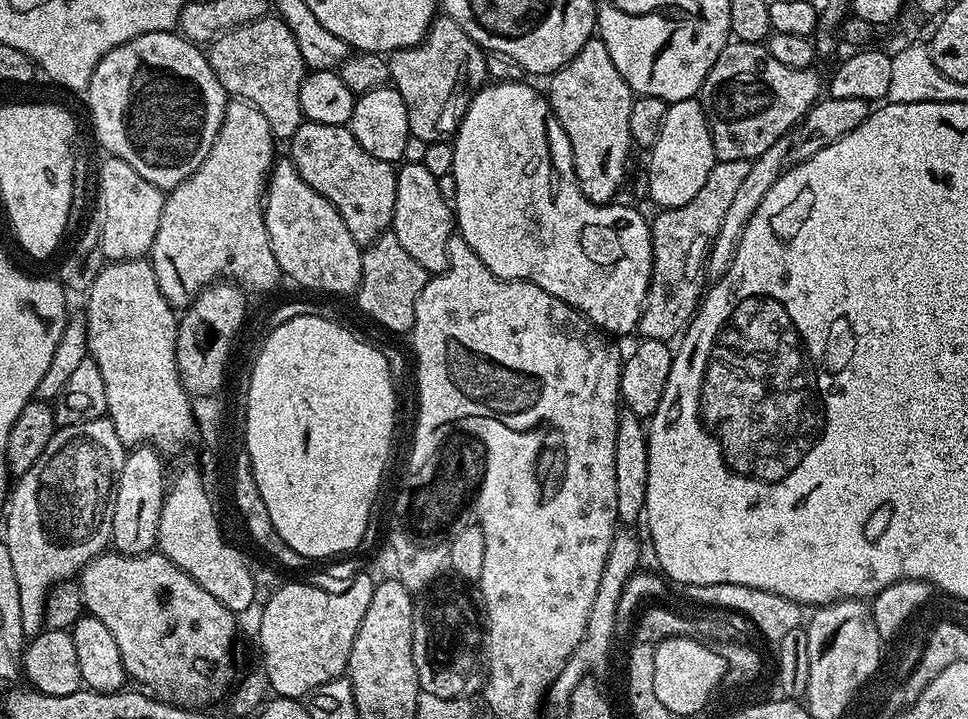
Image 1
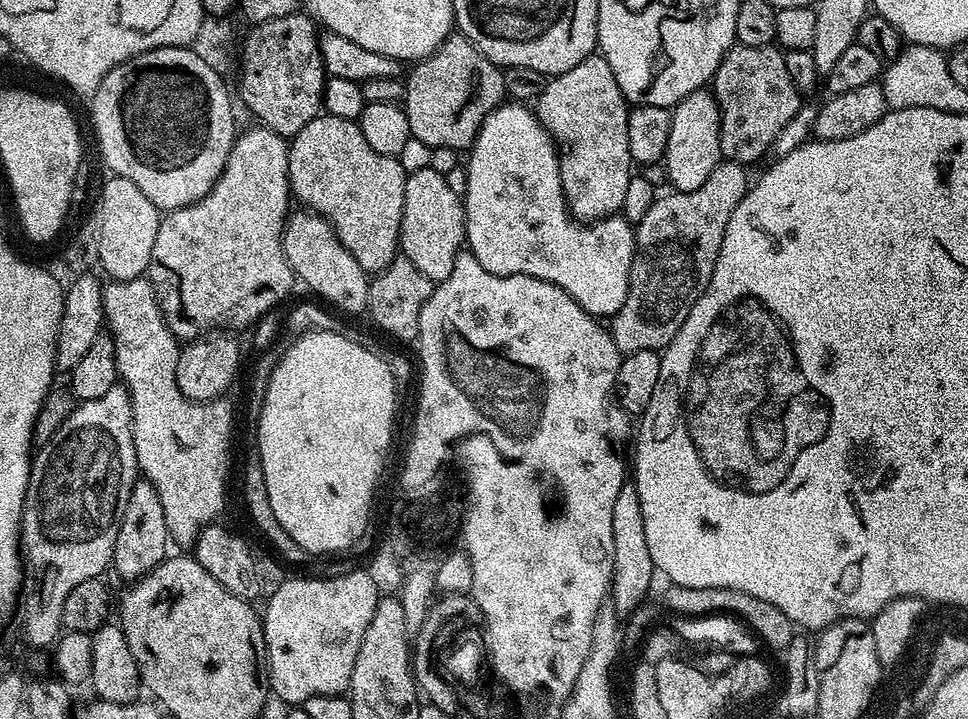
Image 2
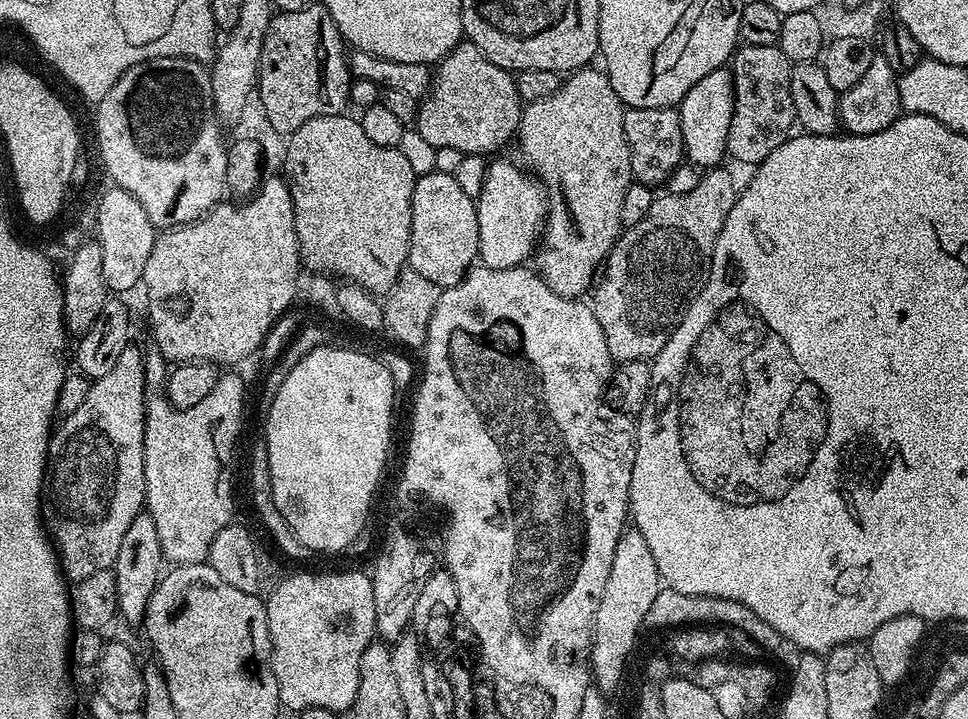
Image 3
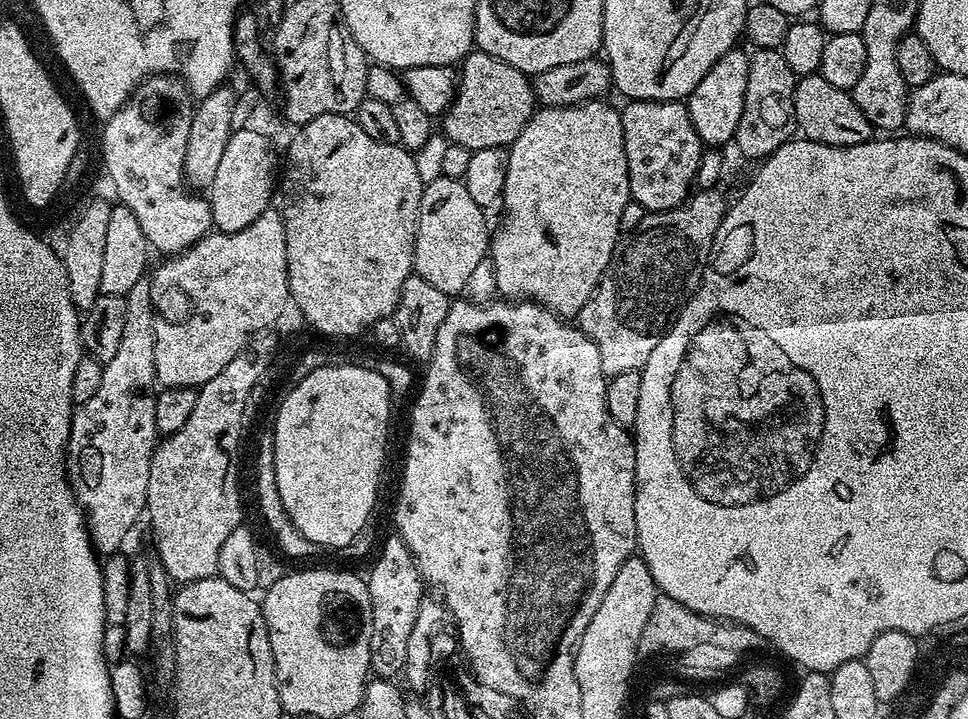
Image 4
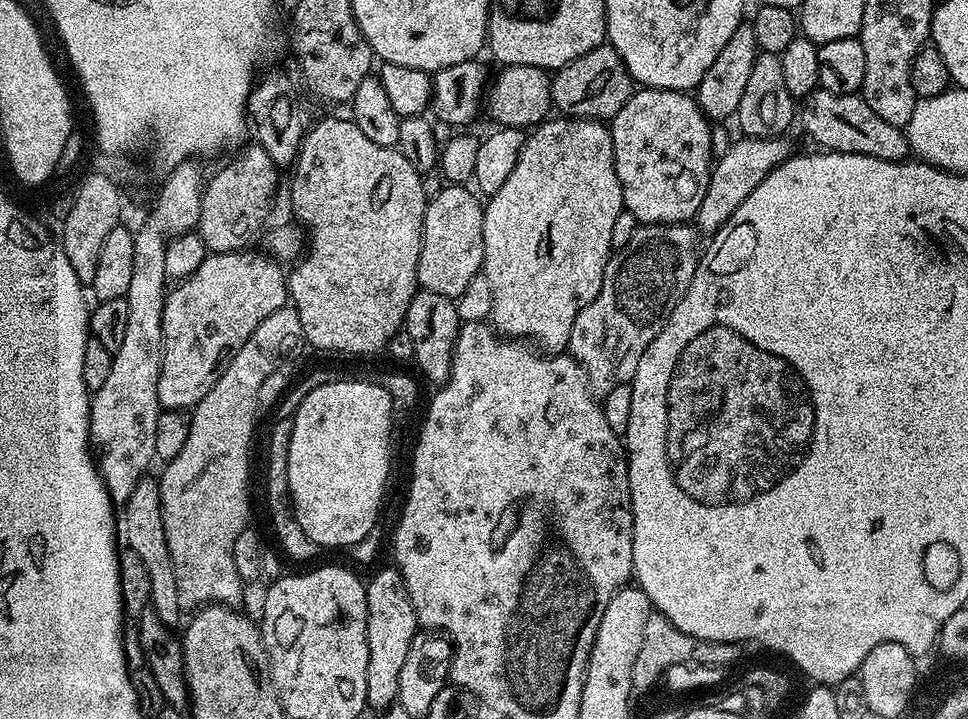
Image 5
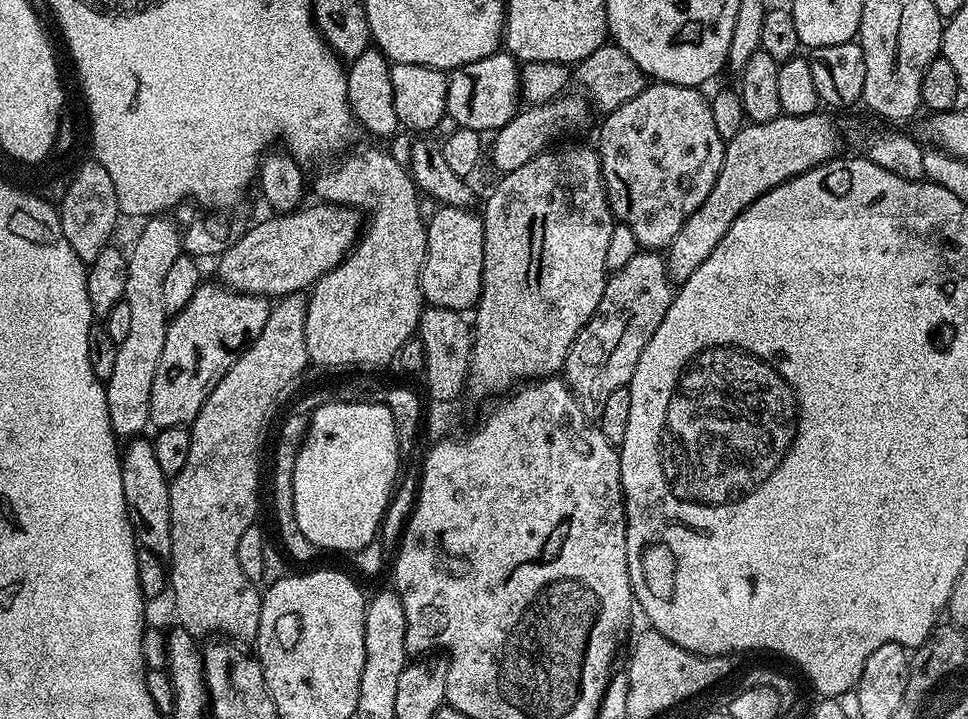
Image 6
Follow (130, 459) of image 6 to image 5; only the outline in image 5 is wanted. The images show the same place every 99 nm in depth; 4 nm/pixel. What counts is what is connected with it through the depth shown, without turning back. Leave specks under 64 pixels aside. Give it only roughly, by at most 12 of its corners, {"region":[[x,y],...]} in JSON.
{"region":[[159,479],[139,480],[118,516],[142,558],[150,611],[169,630],[182,609],[162,526]]}

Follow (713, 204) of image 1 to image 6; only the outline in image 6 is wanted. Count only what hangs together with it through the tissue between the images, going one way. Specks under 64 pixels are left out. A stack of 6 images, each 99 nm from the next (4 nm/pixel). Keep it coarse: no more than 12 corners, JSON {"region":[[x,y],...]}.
{"region":[[636,252],[562,369],[589,420],[627,388],[674,284],[665,257]]}

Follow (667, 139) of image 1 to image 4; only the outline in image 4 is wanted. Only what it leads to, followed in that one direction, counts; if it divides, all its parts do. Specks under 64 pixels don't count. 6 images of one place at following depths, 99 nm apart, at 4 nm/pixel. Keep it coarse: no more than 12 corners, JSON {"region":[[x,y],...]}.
{"region":[[749,53],[722,54],[686,98],[701,145],[735,137]]}

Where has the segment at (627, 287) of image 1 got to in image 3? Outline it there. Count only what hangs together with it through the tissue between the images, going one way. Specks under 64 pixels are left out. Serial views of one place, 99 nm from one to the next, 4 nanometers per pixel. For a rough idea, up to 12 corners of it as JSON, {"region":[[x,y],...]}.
{"region":[[489,163],[475,197],[485,268],[519,268],[541,243],[546,188]]}

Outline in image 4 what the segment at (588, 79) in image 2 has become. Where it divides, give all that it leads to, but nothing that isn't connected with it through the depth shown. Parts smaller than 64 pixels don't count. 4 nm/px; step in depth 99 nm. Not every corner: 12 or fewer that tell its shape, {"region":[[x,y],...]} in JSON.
{"region":[[541,107],[506,152],[501,297],[579,317],[630,202],[620,113]]}

